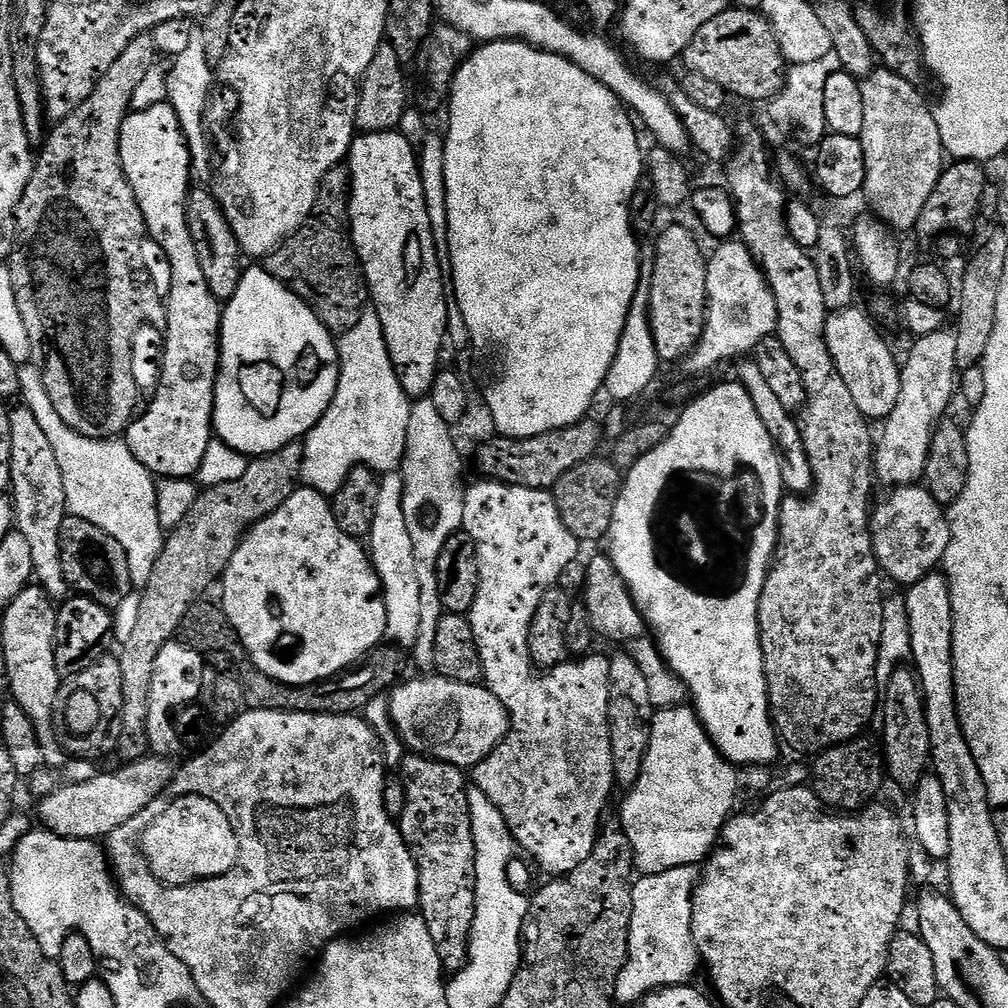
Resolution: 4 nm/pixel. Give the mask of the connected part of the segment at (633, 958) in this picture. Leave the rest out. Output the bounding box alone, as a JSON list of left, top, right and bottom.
[614,864,702,1007]

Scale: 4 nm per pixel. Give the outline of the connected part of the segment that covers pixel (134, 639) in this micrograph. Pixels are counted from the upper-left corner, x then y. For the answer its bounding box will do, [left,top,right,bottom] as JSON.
[118,443,304,761]

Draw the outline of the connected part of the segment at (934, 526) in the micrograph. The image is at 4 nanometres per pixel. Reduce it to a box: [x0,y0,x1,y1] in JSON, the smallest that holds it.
[870,484,950,586]

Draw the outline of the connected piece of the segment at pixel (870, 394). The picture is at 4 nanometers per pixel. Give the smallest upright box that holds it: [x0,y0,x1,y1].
[826,307,900,422]

